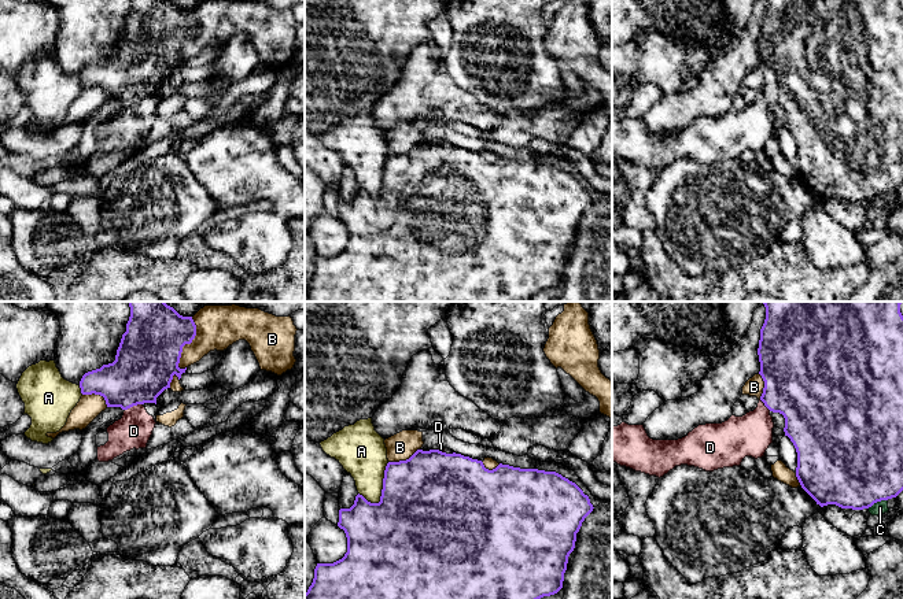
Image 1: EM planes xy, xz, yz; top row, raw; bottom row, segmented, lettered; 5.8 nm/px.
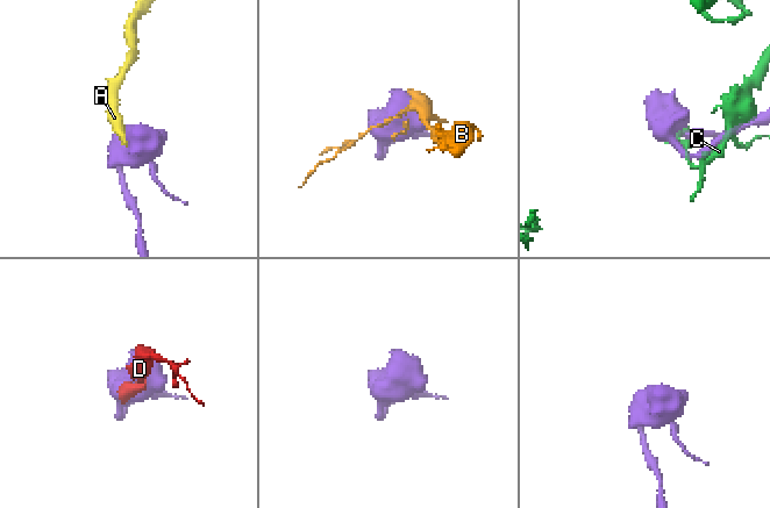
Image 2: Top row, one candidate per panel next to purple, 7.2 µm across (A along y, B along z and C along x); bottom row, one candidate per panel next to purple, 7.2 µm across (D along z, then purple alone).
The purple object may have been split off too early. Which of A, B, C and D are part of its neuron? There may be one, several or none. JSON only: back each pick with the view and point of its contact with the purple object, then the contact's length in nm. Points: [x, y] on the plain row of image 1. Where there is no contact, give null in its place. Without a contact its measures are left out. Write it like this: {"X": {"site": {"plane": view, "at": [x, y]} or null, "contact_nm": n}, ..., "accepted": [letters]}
{"D": {"site": {"plane": "xy", "at": [133, 98]}, "contact_nm": 110}, "accepted": ["D"]}

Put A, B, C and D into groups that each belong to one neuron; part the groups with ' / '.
A / B / C / D

